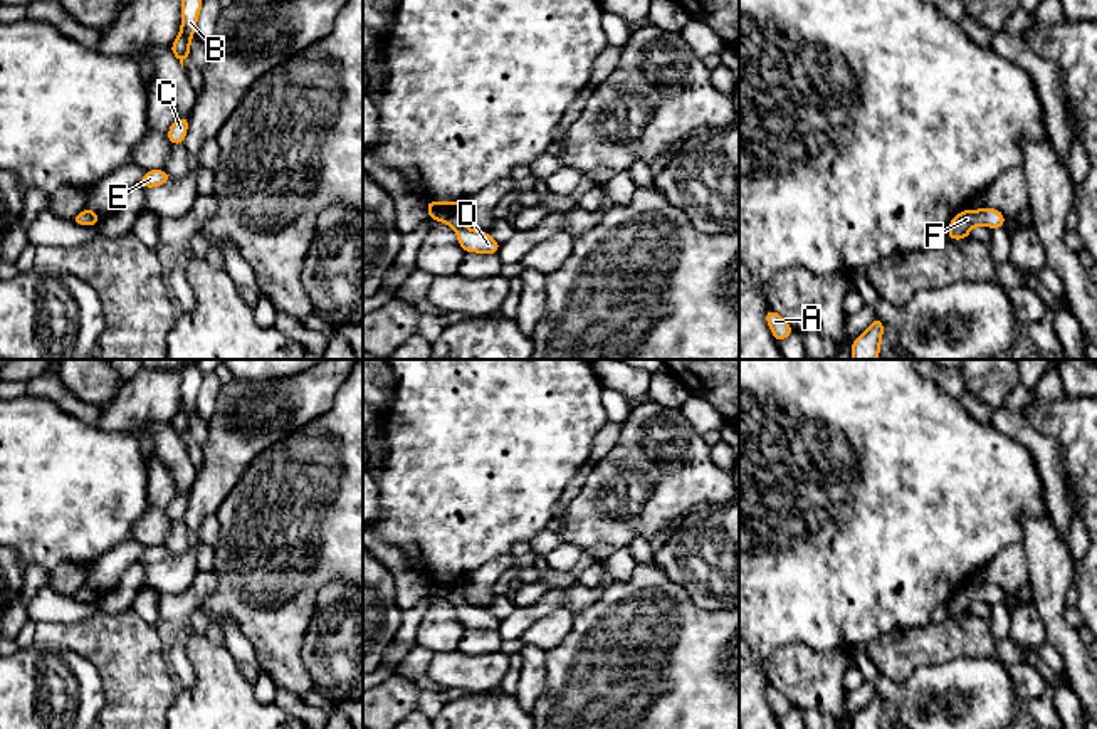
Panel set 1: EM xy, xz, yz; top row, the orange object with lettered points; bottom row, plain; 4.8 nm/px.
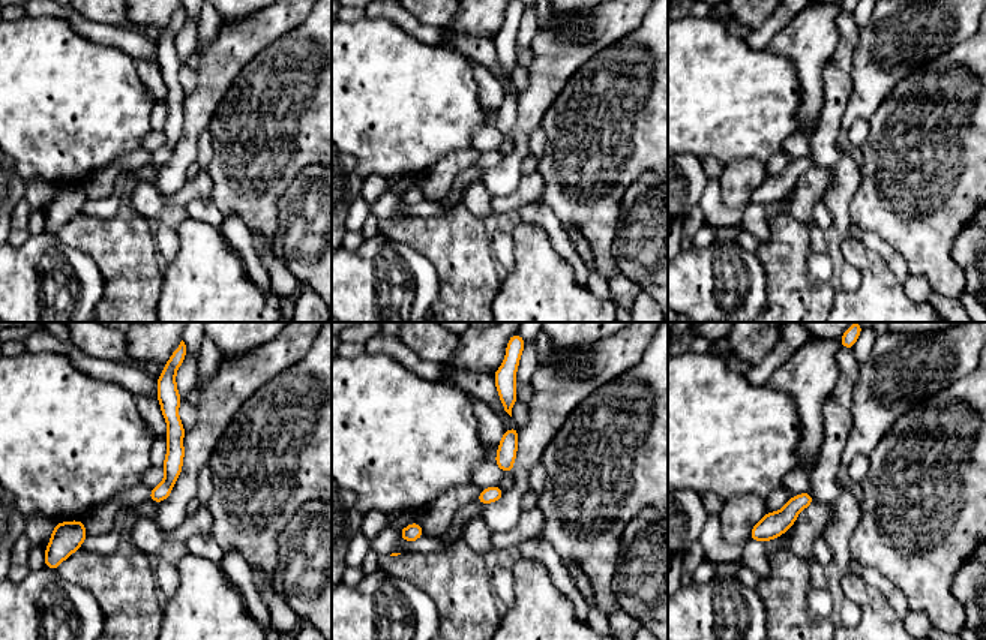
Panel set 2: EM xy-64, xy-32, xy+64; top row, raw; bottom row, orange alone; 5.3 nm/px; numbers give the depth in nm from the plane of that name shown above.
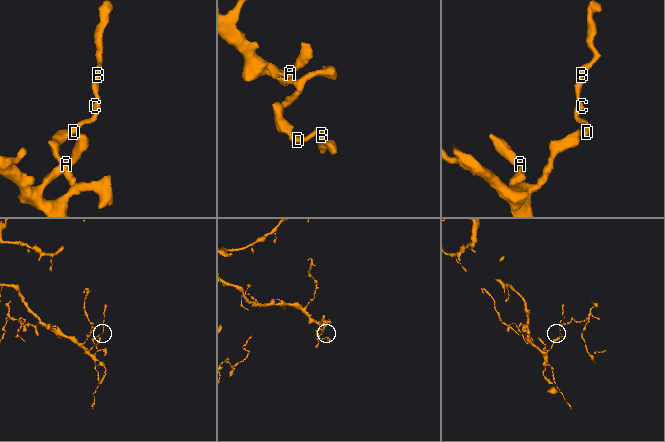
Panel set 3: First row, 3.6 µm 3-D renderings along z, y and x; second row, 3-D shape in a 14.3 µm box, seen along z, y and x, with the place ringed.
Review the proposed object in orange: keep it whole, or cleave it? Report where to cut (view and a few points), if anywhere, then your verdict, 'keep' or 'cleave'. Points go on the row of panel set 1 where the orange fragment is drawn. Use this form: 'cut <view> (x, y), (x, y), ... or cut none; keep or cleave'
cut none; keep

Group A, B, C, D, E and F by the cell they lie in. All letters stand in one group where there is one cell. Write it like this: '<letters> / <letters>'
A B C D E F

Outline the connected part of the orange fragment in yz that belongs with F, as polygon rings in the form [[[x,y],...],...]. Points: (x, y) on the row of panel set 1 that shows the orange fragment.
[[[996,208],[963,210],[947,225],[949,240],[969,237],[969,230],[976,225],[988,228],[1005,227],[1005,215]]]

